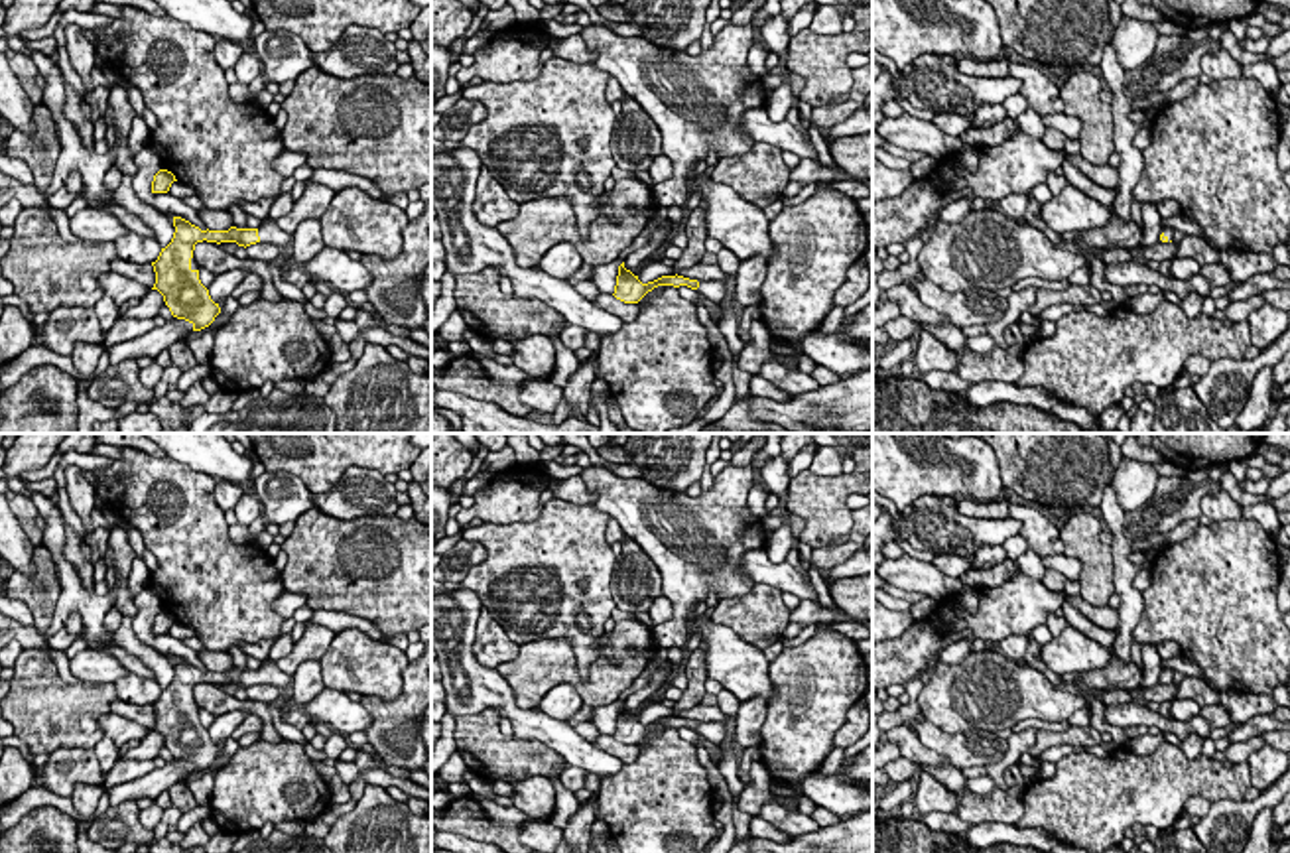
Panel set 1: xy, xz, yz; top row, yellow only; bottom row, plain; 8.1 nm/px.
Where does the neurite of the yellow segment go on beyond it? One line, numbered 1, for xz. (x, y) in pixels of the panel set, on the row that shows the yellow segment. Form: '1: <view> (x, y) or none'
1: xz (711, 290)

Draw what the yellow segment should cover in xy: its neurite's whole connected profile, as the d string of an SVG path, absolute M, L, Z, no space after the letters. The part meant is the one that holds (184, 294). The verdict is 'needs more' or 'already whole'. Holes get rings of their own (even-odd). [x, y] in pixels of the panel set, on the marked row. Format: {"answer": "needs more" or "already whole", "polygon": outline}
{"answer": "needs more", "polygon": "M173 217L173 238L161 248L156 262L158 290L163 295L171 315L185 319L193 325L193 331L209 327L221 313L219 303L209 295L209 290L199 280L199 270L191 268L191 258L197 242L236 242L238 246L250 246L256 242L270 242L282 250L290 250L293 236L284 232L274 221L262 221L258 229L236 229L228 230L201 230L181 217Z"}

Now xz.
{"answer": "needs more", "polygon": "M624 262L618 266L614 297L624 303L638 303L648 292L658 286L687 286L697 294L705 295L709 301L719 303L725 297L725 282L697 282L683 276L662 276L654 282L642 284L638 276L624 268Z"}

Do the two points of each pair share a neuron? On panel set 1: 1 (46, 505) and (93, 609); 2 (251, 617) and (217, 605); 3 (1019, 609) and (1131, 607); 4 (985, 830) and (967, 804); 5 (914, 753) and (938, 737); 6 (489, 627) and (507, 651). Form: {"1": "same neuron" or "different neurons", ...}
{"1": "same neuron", "2": "same neuron", "3": "different neurons", "4": "different neurons", "5": "different neurons", "6": "same neuron"}

